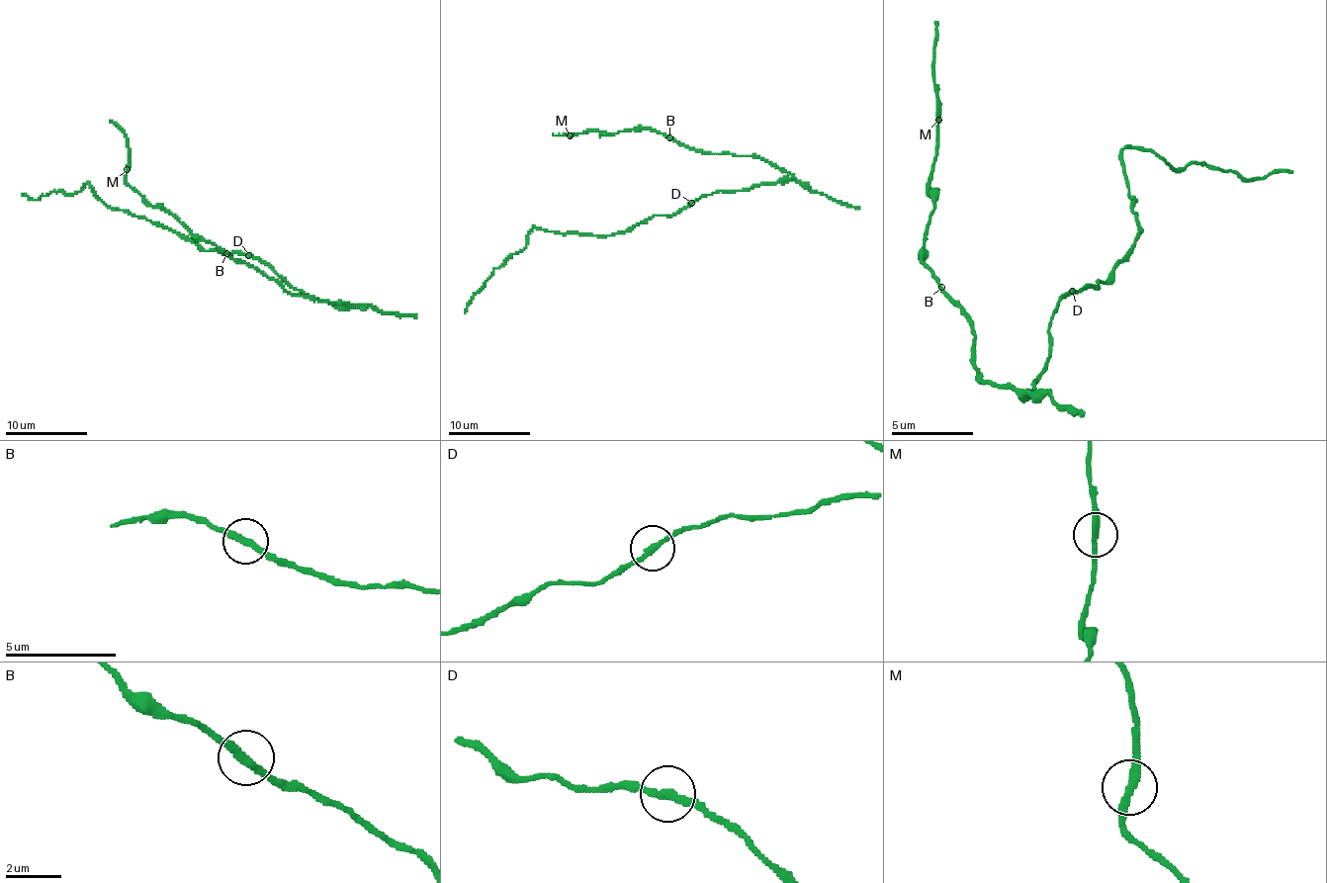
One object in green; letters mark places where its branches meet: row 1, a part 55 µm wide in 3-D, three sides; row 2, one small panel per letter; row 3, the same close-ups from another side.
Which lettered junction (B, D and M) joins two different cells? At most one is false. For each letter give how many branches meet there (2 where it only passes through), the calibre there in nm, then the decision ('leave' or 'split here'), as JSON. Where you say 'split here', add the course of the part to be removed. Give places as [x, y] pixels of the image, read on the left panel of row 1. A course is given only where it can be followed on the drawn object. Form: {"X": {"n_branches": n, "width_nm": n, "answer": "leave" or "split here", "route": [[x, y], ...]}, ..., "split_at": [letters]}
{"B": {"n_branches": 2, "width_nm": 280, "answer": "leave"}, "D": {"n_branches": 2, "width_nm": 260, "answer": "leave"}, "M": {"n_branches": 2, "width_nm": 280, "answer": "leave"}, "split_at": []}

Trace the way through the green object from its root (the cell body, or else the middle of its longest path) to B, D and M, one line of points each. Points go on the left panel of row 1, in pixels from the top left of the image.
B: (308, 294), (316, 300), (347, 306), (308, 296), (292, 296), (273, 279), (244, 263), (234, 261), (226, 253)
D: (308, 294), (290, 288), (267, 265), (248, 255)
M: (308, 294), (347, 306), (292, 296), (253, 267), (198, 240), (129, 183), (126, 169)

